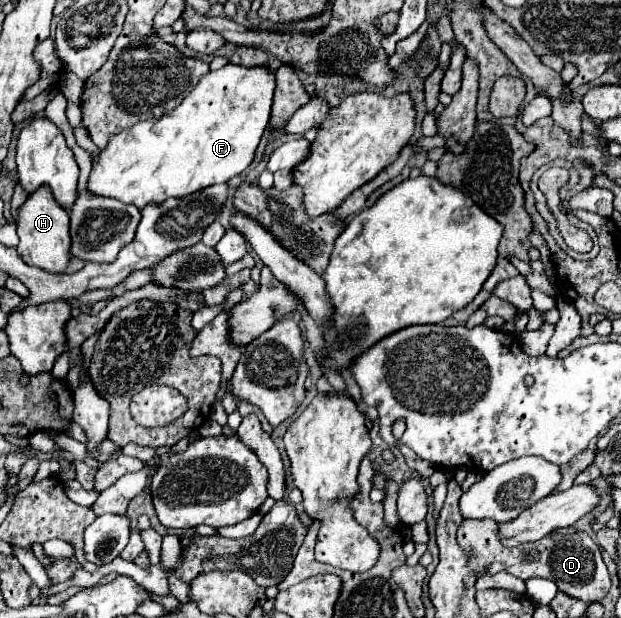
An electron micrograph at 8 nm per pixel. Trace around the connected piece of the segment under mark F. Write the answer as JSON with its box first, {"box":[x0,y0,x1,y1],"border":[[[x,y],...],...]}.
{"box":[88,64,276,208],"border":[[[226,64],[220,70],[210,70],[200,78],[198,86],[180,102],[180,106],[170,110],[170,114],[164,114],[154,124],[138,122],[132,128],[116,134],[96,158],[88,178],[88,190],[98,196],[116,198],[124,204],[144,208],[150,202],[160,204],[166,198],[188,196],[206,186],[228,182],[232,176],[238,176],[250,166],[270,118],[274,90],[276,72],[270,66],[246,68],[238,64]]]}

